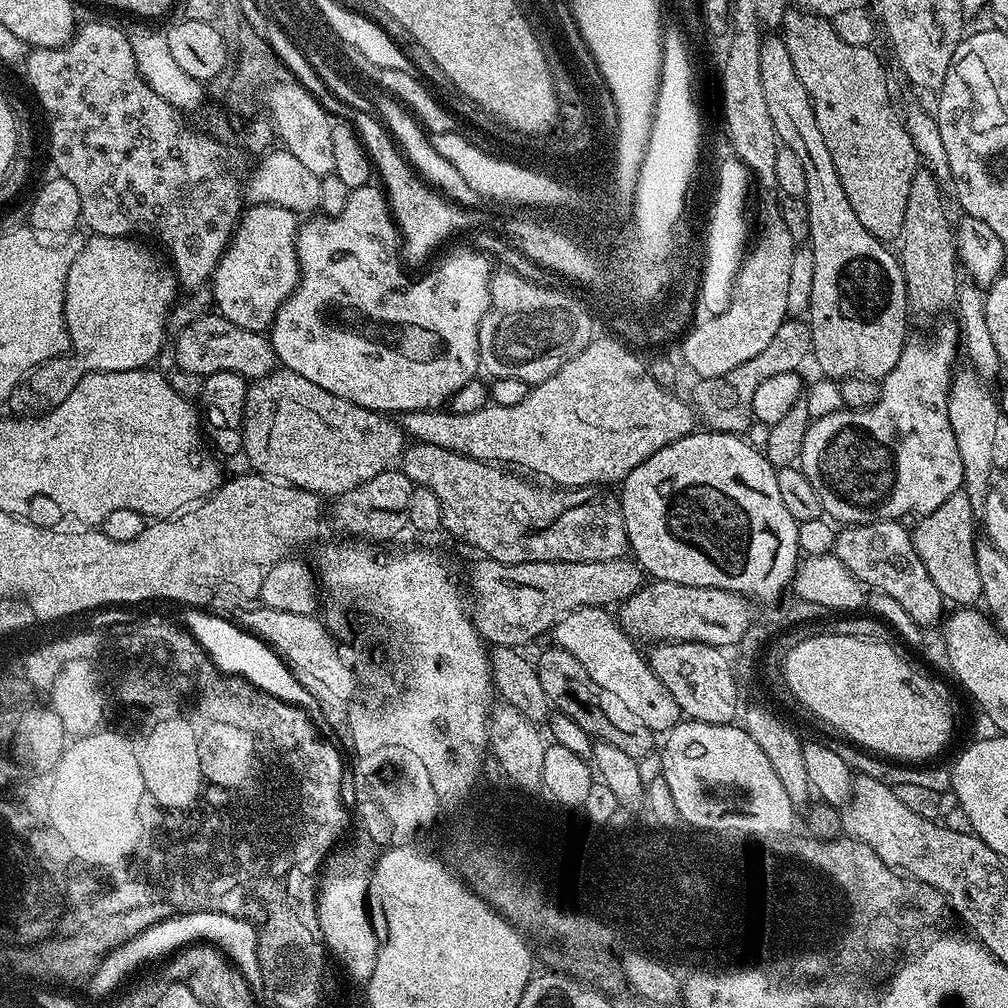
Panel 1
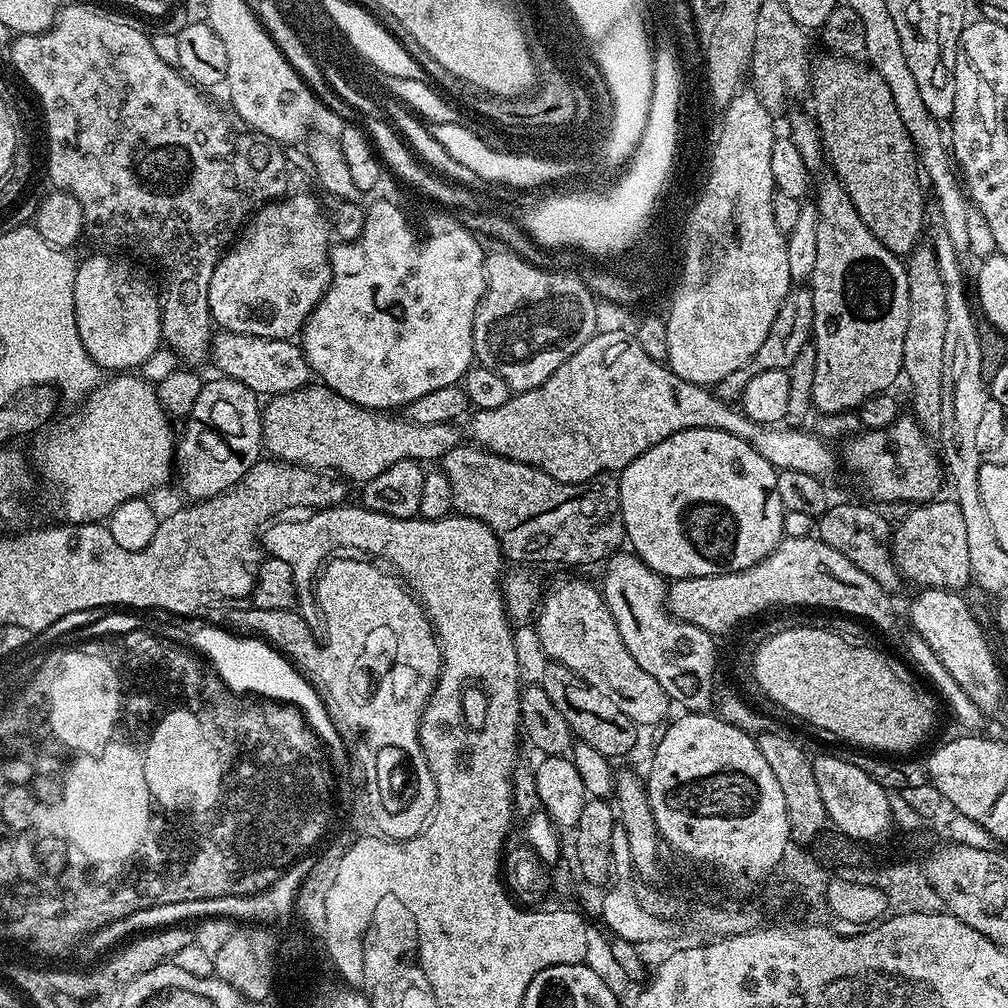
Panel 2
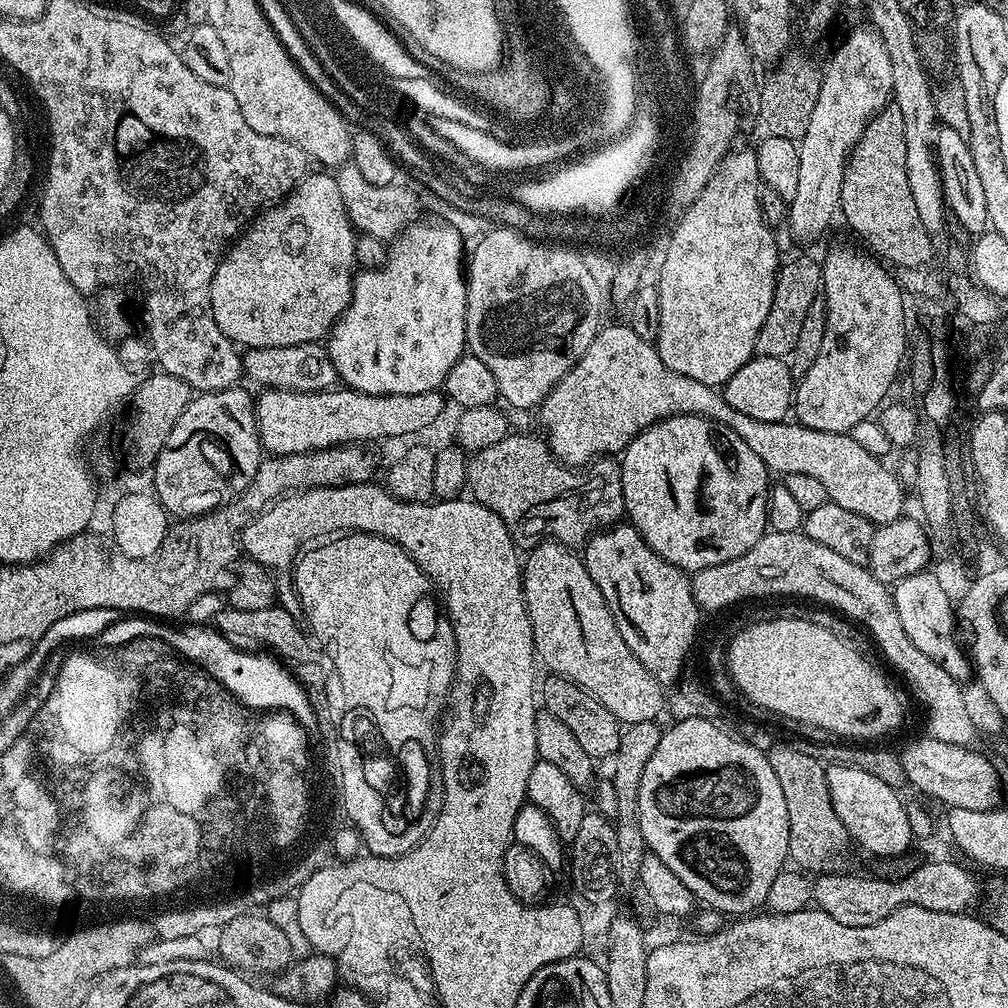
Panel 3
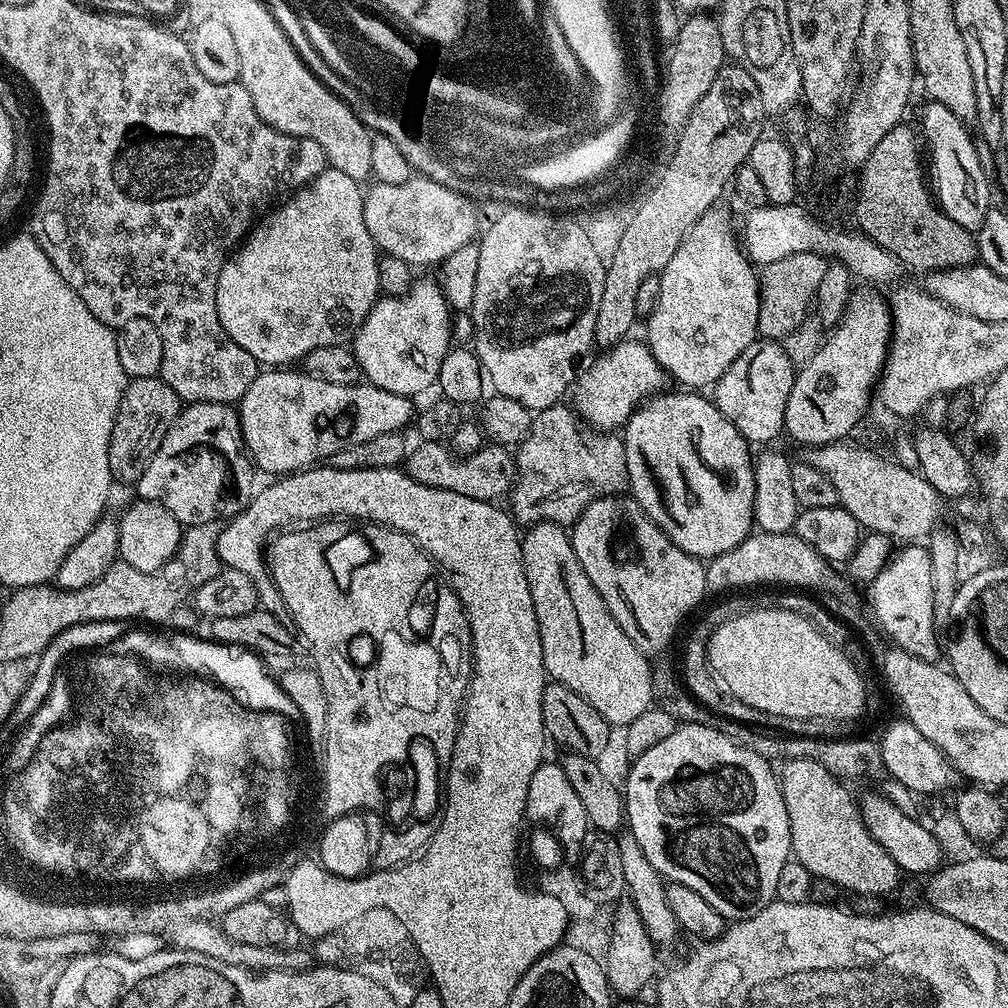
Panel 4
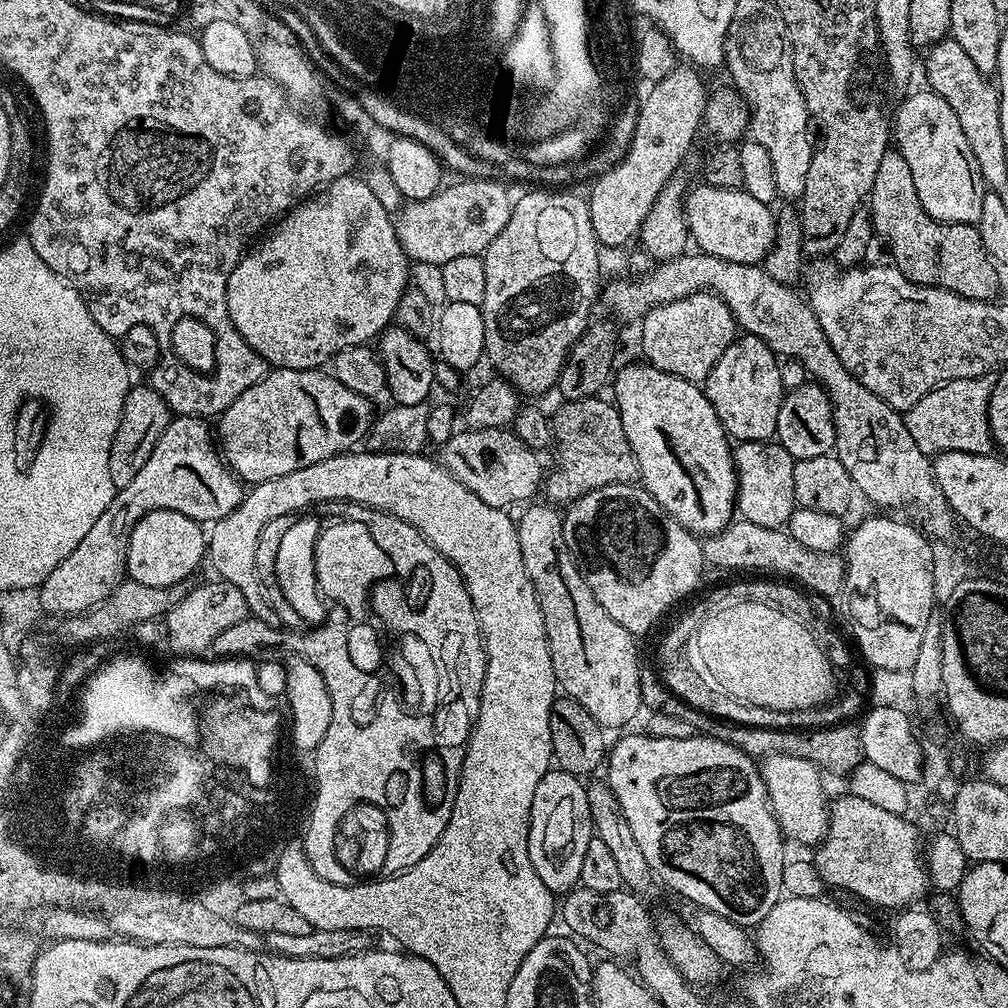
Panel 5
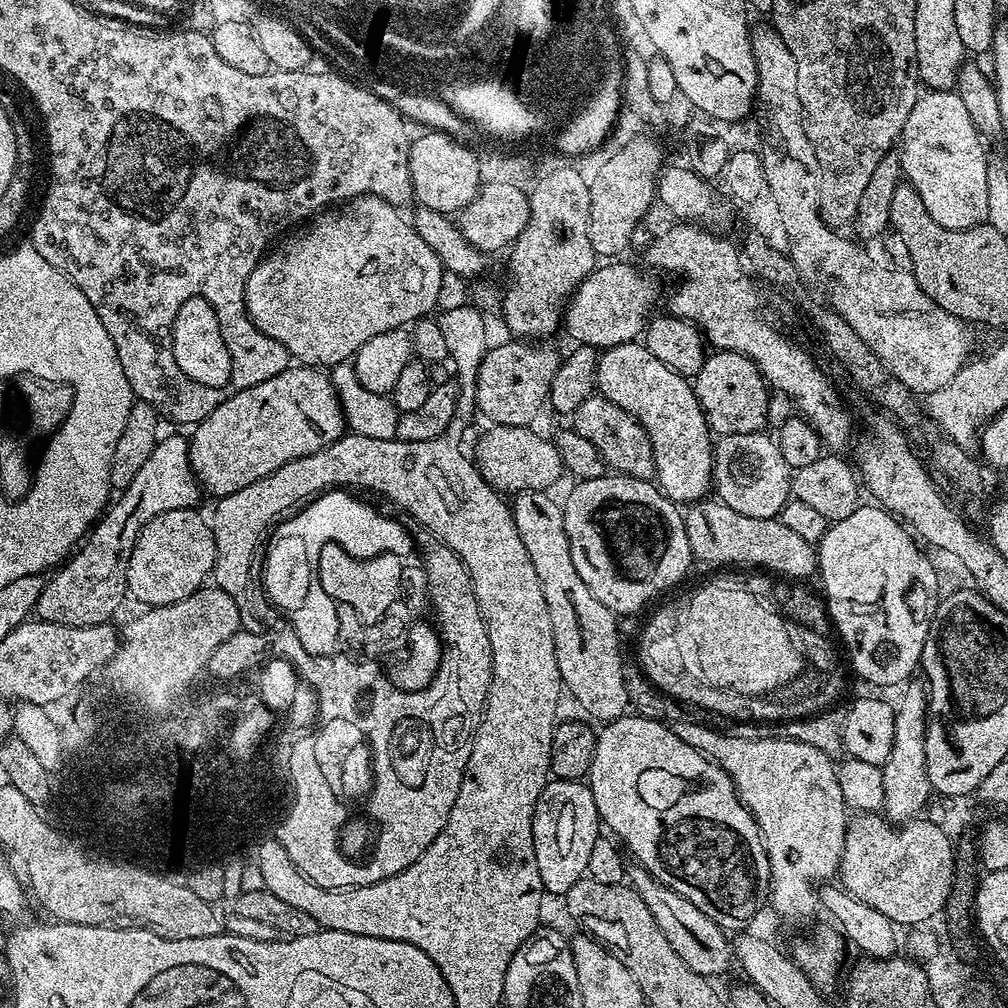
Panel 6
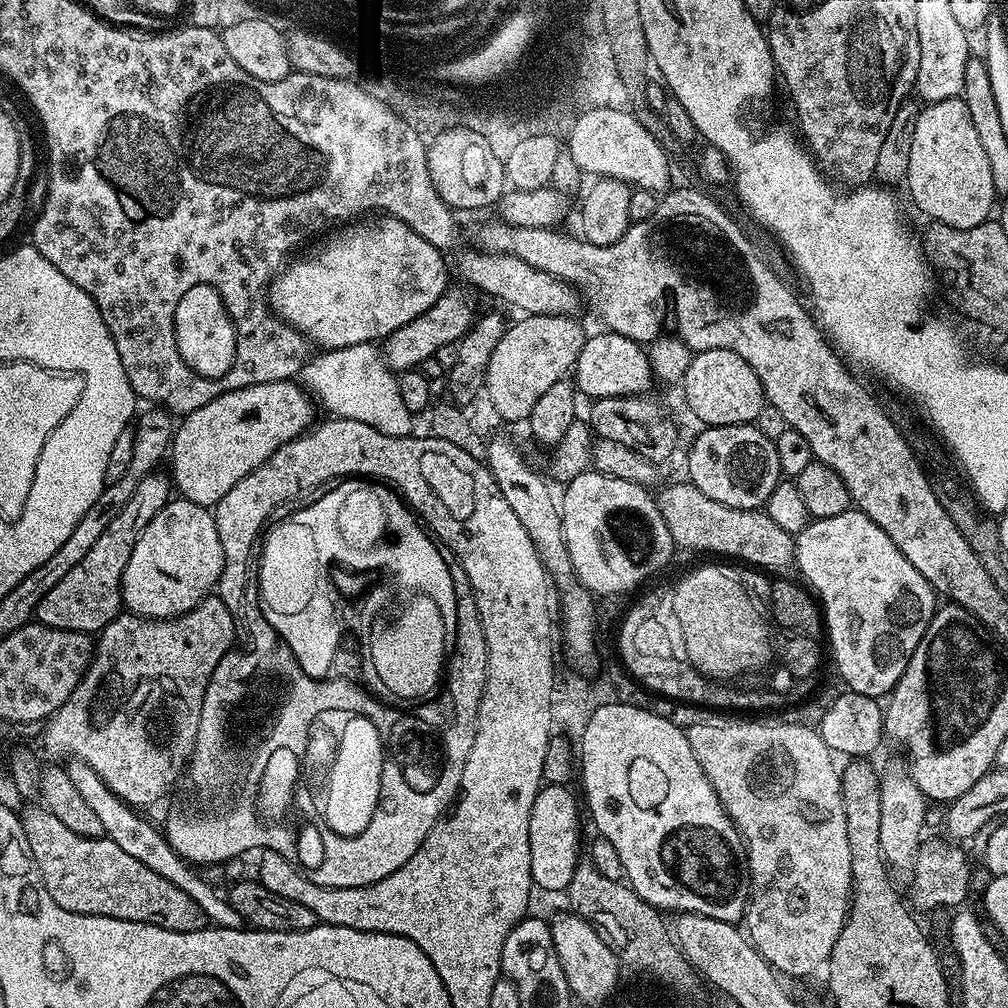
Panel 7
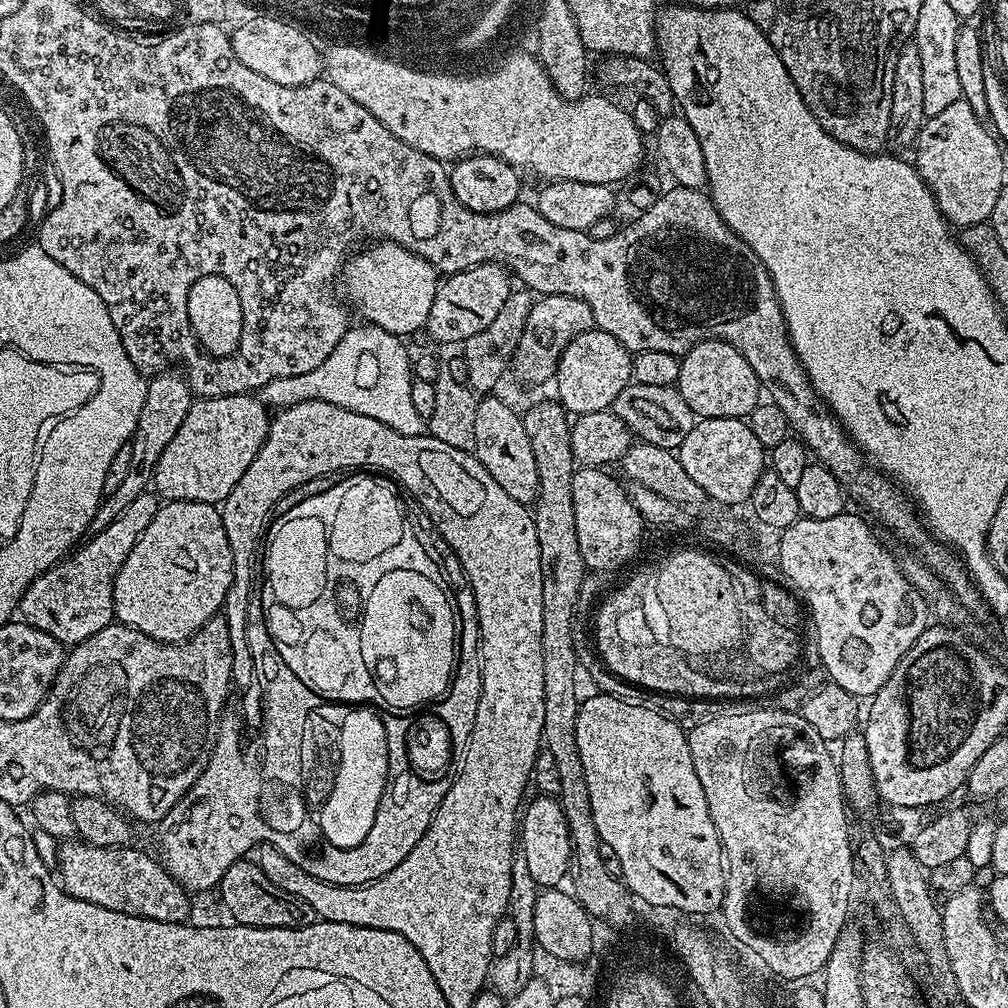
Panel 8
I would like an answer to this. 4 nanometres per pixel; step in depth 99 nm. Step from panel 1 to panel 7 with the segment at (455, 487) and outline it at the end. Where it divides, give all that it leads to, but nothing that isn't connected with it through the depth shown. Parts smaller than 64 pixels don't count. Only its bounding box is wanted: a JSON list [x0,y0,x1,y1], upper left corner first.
[590,395,676,466]

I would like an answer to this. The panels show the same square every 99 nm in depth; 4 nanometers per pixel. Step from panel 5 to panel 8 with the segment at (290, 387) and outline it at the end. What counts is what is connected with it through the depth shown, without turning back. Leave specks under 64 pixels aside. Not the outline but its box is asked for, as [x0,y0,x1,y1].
[154,395,270,506]

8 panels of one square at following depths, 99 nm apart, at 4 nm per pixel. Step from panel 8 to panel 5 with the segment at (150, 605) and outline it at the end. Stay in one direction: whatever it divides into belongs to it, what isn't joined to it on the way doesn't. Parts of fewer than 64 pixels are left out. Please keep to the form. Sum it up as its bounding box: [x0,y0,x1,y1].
[126,510,206,588]

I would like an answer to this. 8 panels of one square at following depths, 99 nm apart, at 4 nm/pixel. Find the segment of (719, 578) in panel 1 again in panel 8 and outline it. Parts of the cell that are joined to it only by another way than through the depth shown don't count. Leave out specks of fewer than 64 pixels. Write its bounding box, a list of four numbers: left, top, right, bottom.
[554,330,632,416]

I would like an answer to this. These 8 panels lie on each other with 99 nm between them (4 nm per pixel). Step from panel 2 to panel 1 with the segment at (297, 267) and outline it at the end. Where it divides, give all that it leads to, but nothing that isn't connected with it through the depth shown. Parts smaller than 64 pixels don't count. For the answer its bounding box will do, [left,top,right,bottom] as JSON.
[210,204,300,333]

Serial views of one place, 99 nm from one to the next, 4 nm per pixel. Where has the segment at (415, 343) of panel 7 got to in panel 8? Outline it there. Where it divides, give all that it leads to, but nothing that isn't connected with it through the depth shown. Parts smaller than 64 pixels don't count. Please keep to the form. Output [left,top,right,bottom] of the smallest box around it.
[426,264,514,345]

